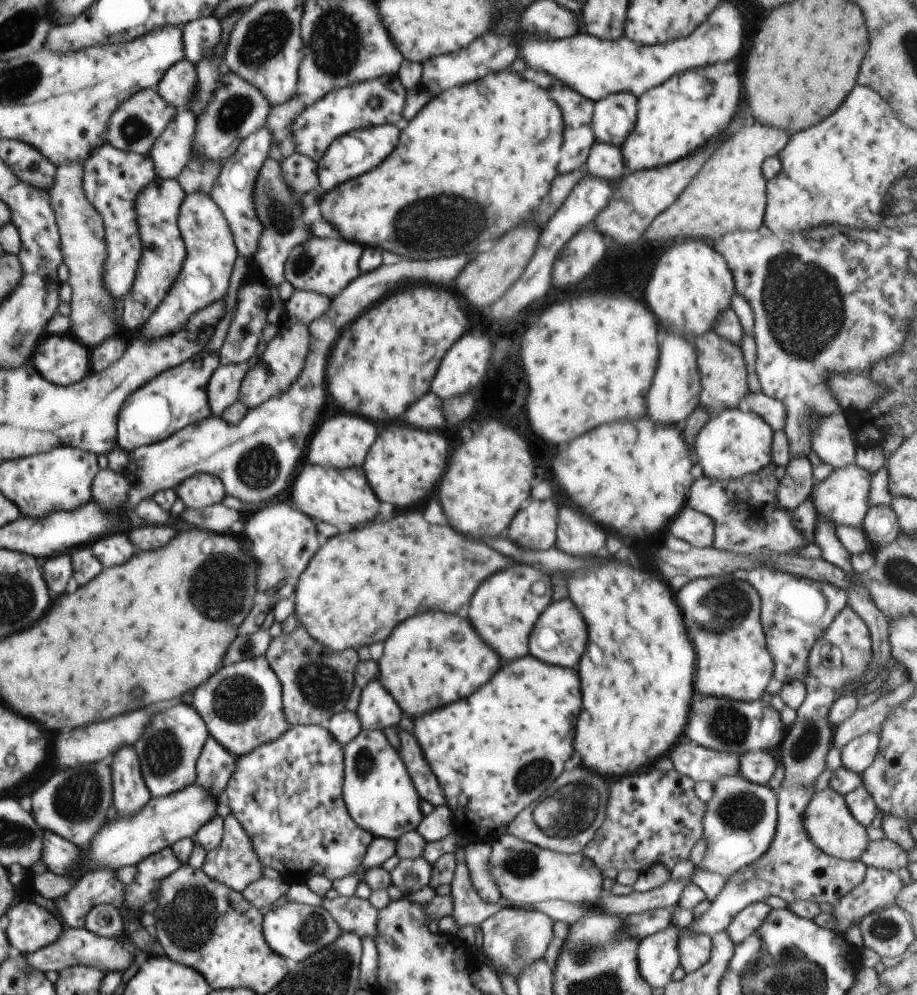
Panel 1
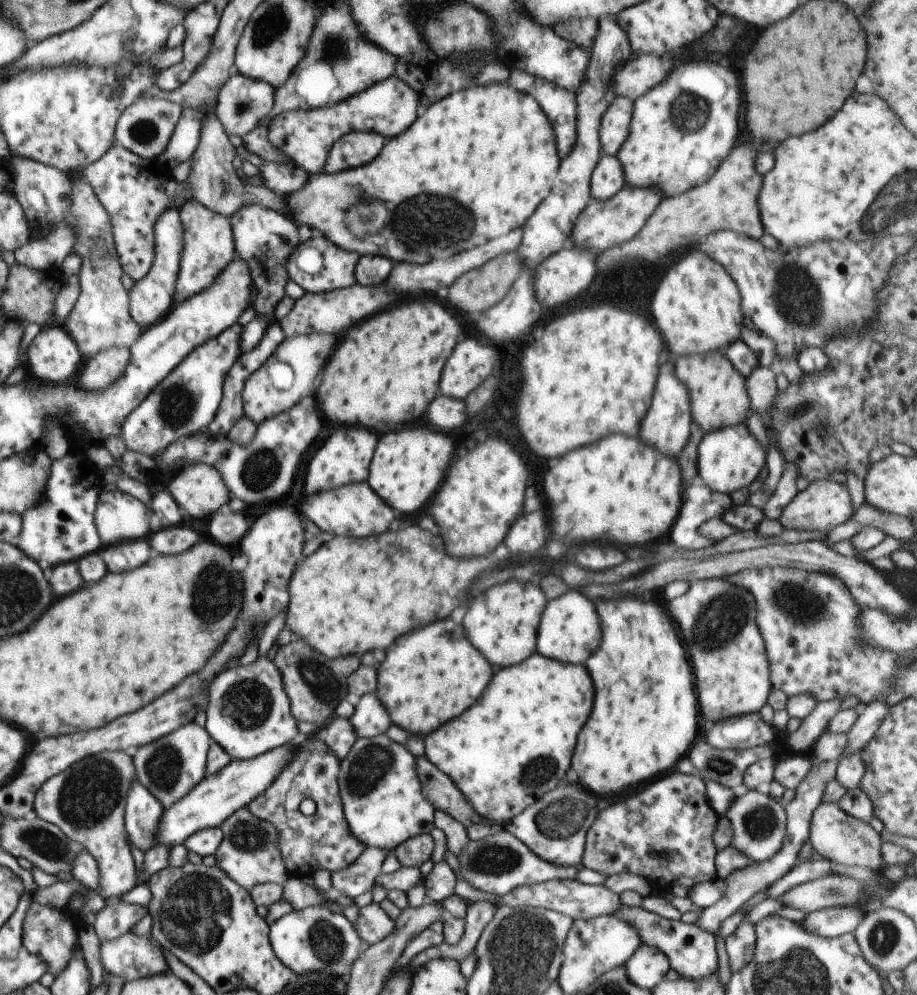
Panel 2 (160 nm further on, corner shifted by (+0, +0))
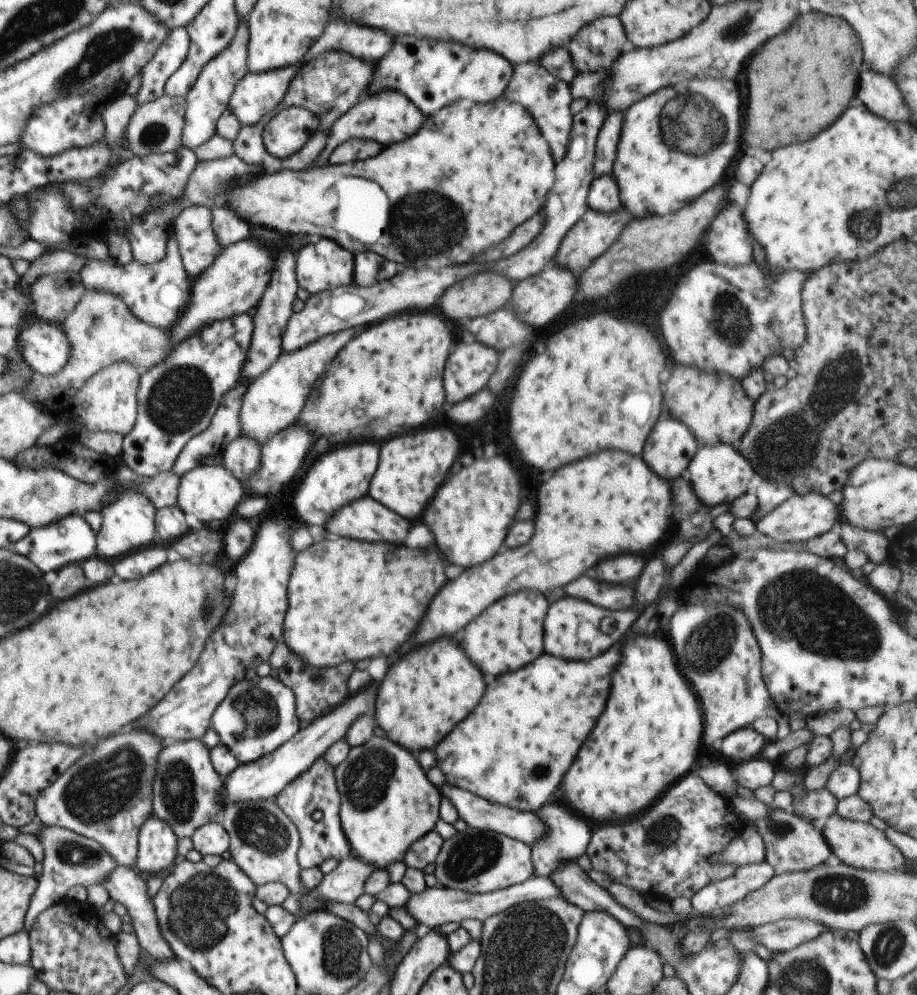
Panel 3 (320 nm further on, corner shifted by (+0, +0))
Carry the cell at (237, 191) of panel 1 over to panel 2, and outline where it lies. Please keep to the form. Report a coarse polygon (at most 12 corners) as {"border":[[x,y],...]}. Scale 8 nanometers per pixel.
{"border":[[262,208],[232,216],[236,252],[250,264],[252,304],[268,326],[290,280],[296,224]]}

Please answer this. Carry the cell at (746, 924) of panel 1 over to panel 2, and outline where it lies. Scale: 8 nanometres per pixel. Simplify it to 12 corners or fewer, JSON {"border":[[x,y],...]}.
{"border":[[741,922],[725,941],[732,973],[755,957],[755,925]]}

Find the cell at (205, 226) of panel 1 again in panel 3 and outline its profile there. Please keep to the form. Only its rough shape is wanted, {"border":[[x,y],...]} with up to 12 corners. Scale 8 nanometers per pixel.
{"border":[[186,207],[174,219],[185,271],[193,280],[222,250],[211,209]]}

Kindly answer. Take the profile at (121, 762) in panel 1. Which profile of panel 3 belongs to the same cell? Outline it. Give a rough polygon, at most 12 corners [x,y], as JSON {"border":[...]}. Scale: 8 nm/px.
{"border":[[152,814],[141,826],[134,868],[169,869],[178,855],[168,824]]}

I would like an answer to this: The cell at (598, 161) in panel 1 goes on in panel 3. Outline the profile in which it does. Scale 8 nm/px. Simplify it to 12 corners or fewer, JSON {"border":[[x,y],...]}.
{"border":[[612,174],[595,177],[589,208],[602,214],[622,208]]}

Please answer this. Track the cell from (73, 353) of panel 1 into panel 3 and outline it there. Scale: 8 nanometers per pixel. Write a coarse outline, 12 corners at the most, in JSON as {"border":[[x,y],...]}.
{"border":[[40,319],[17,344],[29,368],[61,371],[71,351],[63,327]]}

